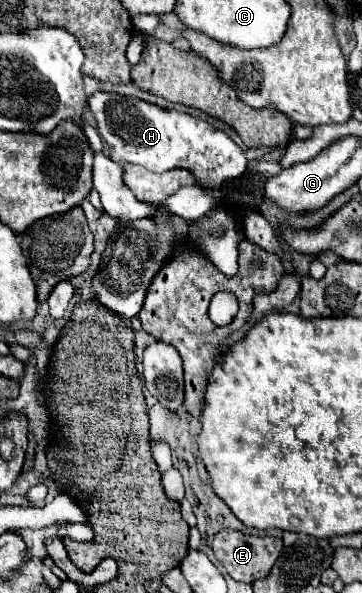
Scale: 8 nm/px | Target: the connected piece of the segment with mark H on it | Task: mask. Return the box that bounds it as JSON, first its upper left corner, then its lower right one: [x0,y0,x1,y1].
[88,93,248,189]

